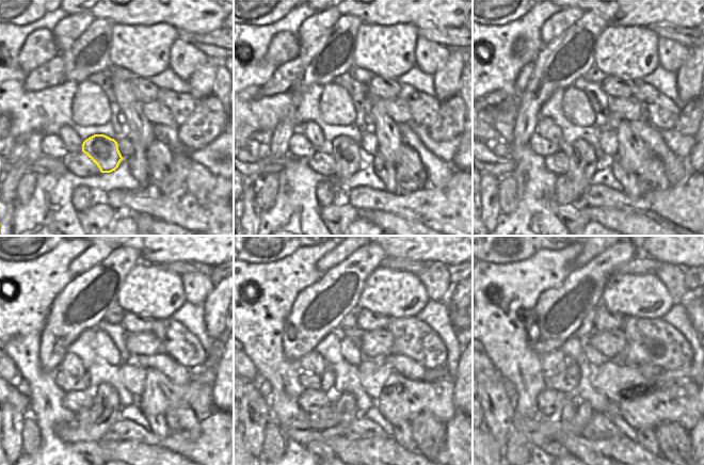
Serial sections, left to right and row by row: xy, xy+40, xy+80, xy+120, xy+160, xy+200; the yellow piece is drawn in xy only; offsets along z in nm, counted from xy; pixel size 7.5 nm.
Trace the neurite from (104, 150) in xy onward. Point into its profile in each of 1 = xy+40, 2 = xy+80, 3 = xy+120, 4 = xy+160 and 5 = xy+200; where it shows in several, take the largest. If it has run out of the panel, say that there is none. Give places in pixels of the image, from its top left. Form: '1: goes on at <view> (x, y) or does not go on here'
1: goes on at xy+40 (345, 151)
2: goes on at xy+80 (584, 161)
3: goes on at xy+120 (93, 428)
4: goes on at xy+160 (307, 429)
5: goes on at xy+200 (537, 431)

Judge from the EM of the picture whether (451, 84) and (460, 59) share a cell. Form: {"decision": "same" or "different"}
{"decision": "same"}

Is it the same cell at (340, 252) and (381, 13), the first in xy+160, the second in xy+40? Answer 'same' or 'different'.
different

